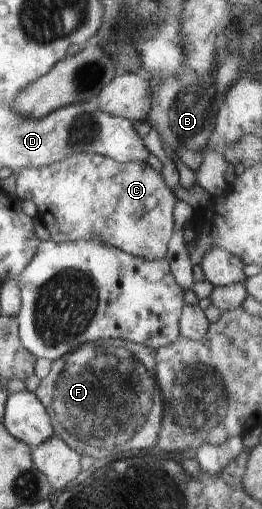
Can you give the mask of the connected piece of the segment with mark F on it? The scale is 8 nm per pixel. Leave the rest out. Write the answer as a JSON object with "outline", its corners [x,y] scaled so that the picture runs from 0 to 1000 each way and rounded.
{"outline":[[[424,664],[324,676],[198,709],[187,735],[153,747],[134,774],[195,823],[202,853],[302,896],[347,896],[363,904],[416,892],[592,878],[622,817],[622,778],[592,731],[592,690],[553,678]]]}

